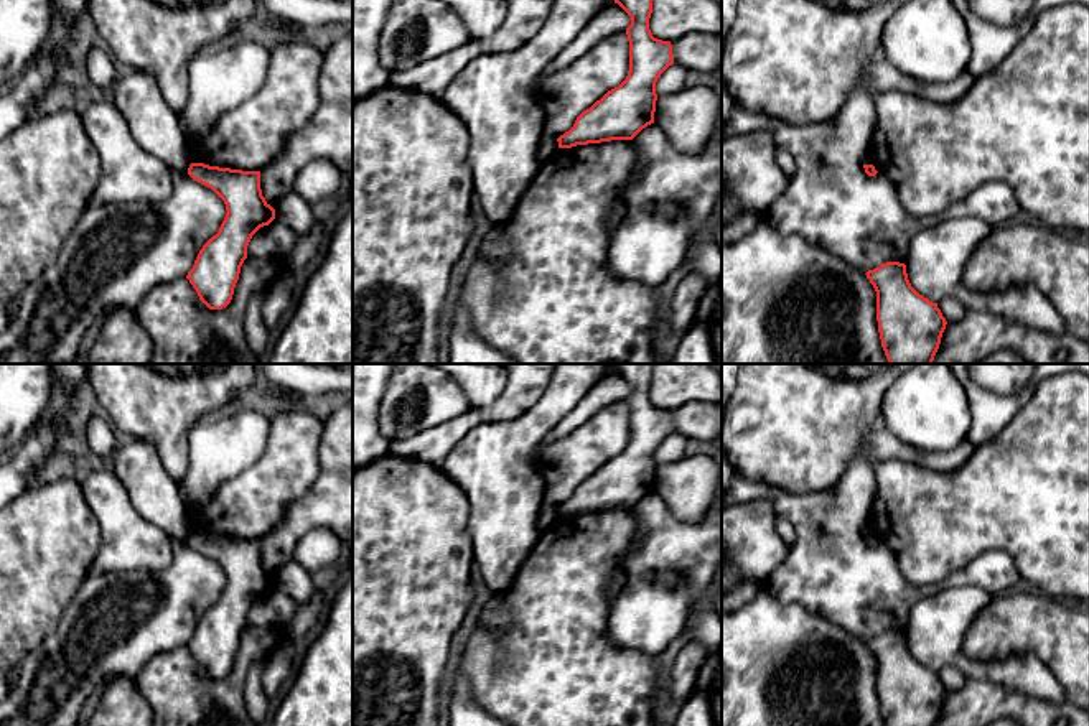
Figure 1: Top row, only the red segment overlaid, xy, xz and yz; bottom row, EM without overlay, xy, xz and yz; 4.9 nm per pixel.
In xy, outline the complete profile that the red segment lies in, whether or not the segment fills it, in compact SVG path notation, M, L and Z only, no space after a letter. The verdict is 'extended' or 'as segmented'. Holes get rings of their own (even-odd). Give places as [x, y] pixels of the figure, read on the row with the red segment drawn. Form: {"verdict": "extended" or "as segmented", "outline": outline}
{"verdict": "as segmented", "outline": "M191 163L188 175L198 183L211 188L226 204L227 212L217 234L203 245L193 268L186 275L199 300L209 309L222 309L232 300L252 235L275 219L275 209L262 196L260 171L242 171L209 166L204 163Z"}

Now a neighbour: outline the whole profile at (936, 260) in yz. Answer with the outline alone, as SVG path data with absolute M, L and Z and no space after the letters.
M956 217L918 232L904 262L911 286L932 303L952 298L965 308L980 308L1010 323L1053 334L1066 333L1063 316L1033 283L990 293L965 285L965 265L992 230L979 217Z

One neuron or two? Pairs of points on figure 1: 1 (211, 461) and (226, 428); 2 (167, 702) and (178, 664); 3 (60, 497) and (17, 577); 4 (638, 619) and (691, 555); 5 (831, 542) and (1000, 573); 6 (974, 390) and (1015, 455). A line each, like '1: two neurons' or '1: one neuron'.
1: one neuron
2: one neuron
3: one neuron
4: one neuron
5: one neuron
6: two neurons

